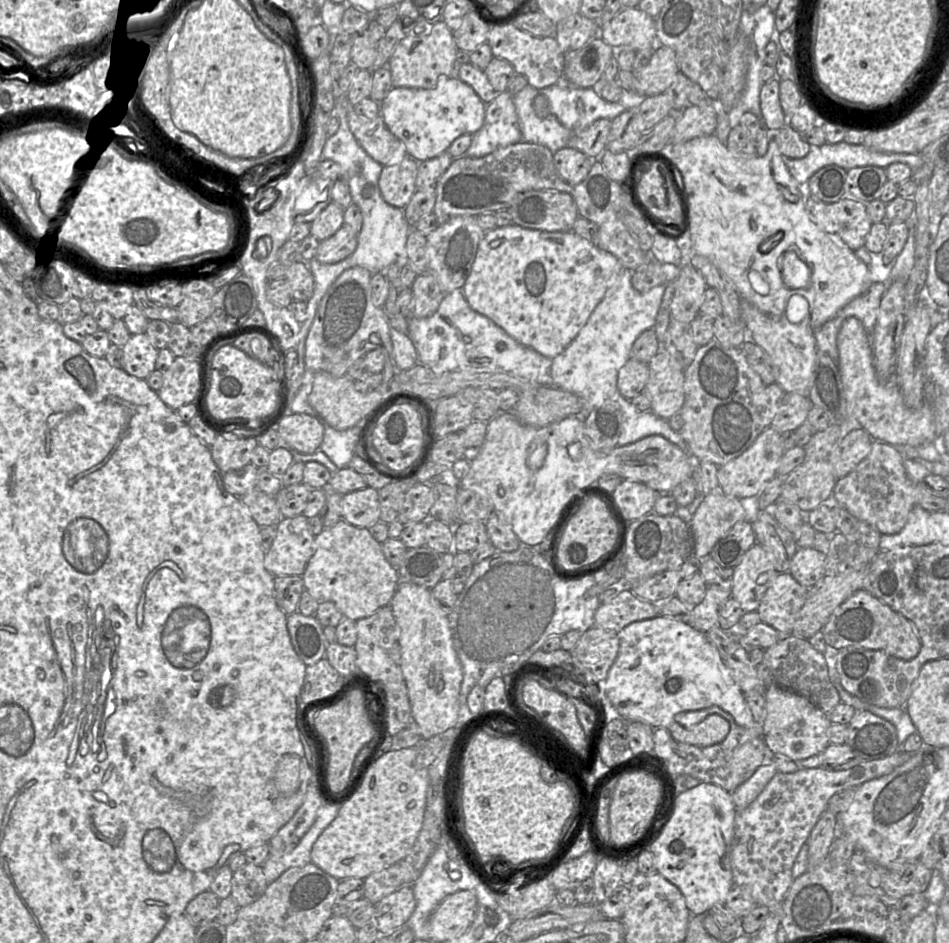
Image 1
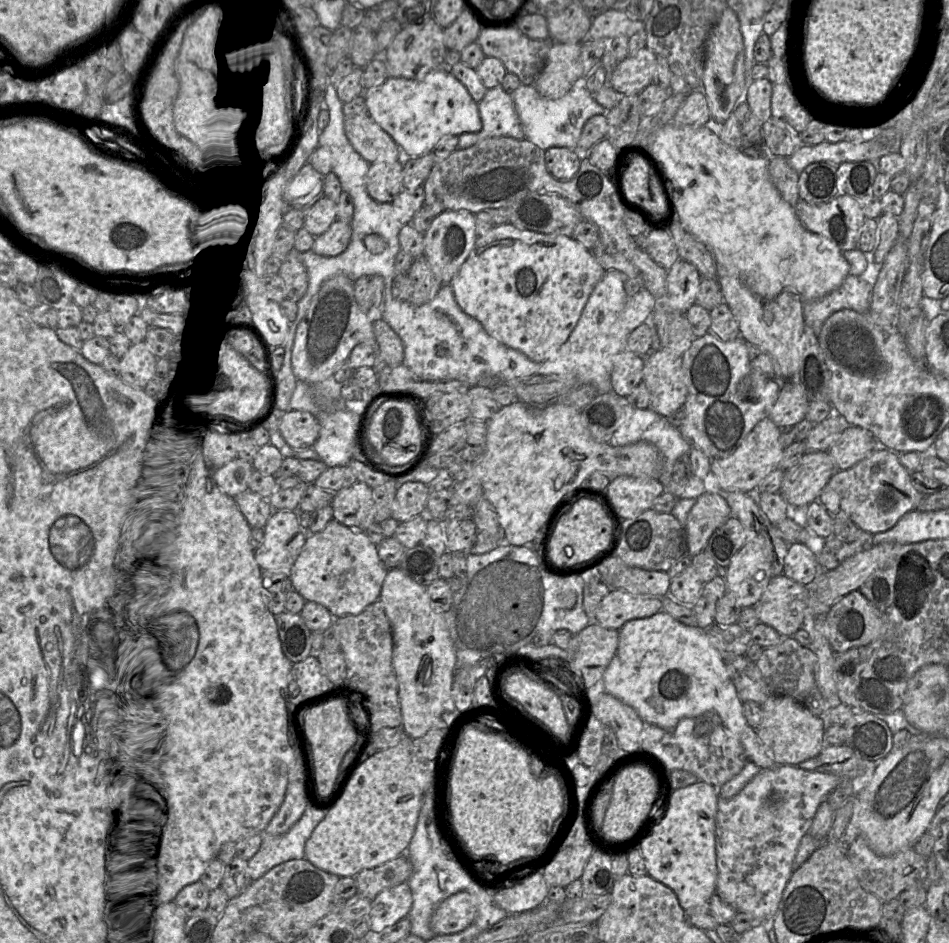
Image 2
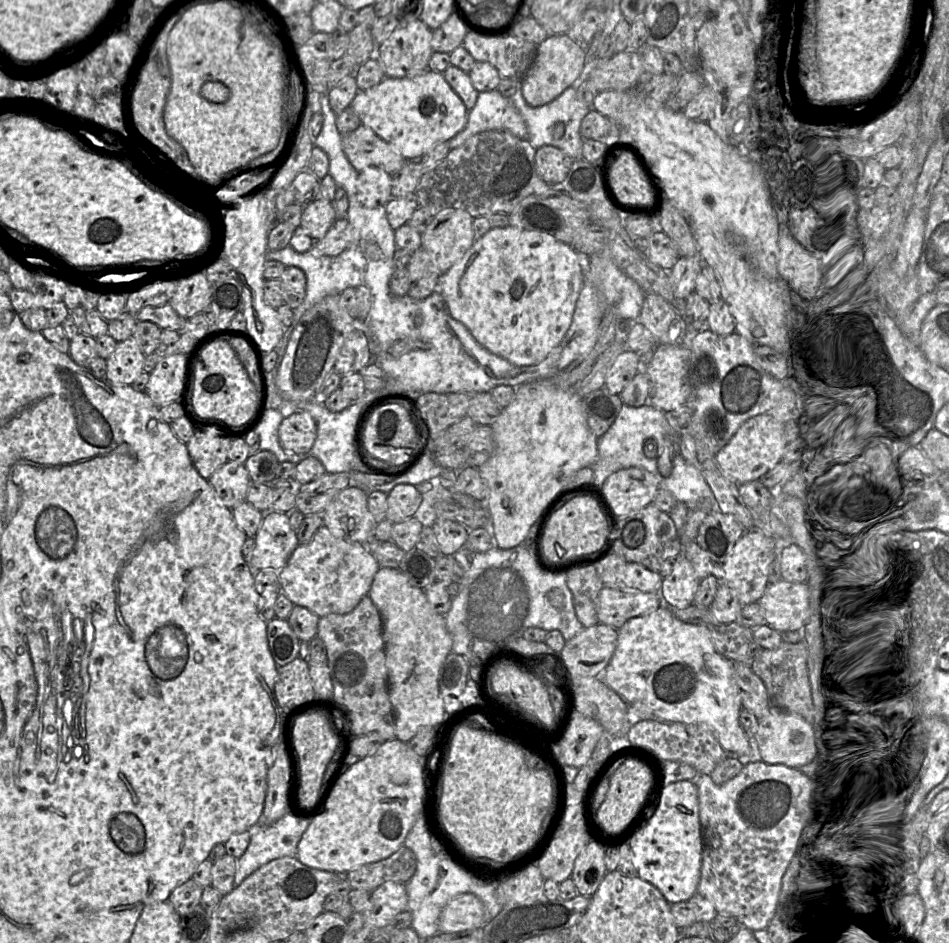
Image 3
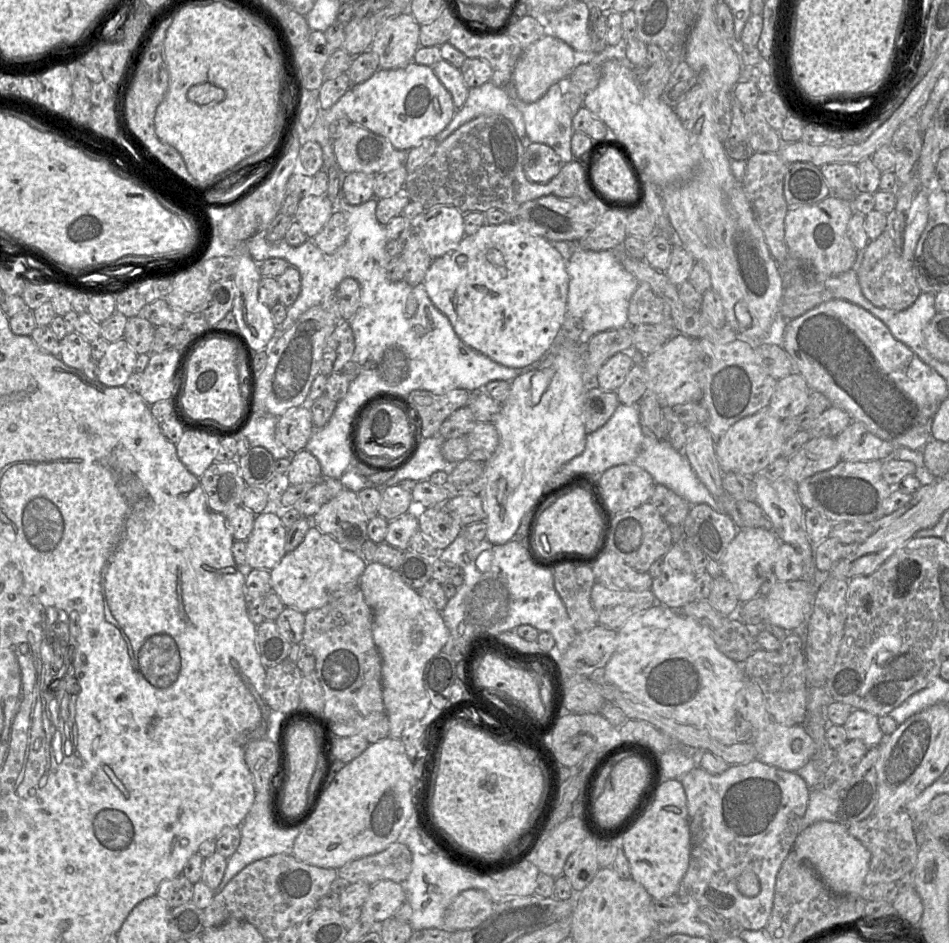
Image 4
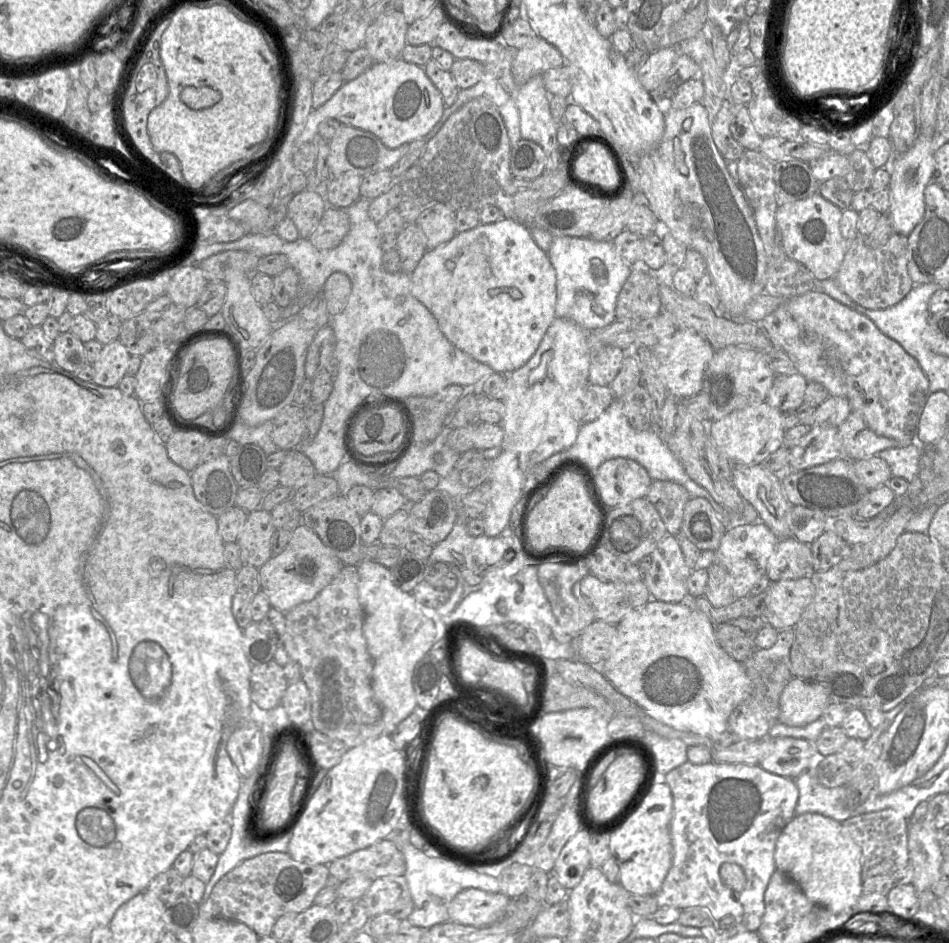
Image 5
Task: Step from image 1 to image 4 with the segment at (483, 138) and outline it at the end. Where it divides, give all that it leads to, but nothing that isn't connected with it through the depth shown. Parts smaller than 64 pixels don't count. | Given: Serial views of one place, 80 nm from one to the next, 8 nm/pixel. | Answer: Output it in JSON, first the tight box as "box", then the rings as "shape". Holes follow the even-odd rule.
{"box":[434,81,527,142],"shape":[[[491,81],[470,88],[463,106],[457,109],[451,122],[434,138],[441,142],[471,119],[490,114],[499,114],[508,119],[519,138],[527,140],[522,113],[512,103],[505,88],[495,86]]]}

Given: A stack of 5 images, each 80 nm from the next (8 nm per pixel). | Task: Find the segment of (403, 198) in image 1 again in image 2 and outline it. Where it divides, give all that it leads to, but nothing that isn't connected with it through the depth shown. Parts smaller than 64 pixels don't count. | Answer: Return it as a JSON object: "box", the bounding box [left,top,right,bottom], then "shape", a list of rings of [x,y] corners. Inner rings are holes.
{"box":[366,163,404,203],"shape":[[[404,163],[371,164],[366,175],[366,188],[378,203],[392,203],[403,191]]]}

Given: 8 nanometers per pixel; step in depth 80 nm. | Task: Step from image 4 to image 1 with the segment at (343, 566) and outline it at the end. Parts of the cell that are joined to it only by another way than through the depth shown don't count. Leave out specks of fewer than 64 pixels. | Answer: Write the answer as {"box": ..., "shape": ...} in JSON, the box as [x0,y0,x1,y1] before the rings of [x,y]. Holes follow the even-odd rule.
{"box":[302,519,398,621],"shape":[[[341,519],[315,536],[313,555],[302,575],[305,590],[319,603],[332,602],[344,618],[357,621],[388,606],[396,592],[398,570],[386,560],[382,543],[376,541],[368,528],[356,527]]]}

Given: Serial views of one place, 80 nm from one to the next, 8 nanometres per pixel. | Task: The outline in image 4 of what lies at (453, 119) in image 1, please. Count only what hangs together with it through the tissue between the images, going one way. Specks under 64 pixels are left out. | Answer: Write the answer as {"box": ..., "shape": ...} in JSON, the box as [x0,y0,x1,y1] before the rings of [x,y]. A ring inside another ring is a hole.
{"box":[324,62,456,152],"shape":[[[412,62],[403,68],[379,69],[368,80],[352,85],[332,107],[324,111],[324,121],[328,130],[328,125],[335,118],[347,117],[351,123],[385,137],[394,148],[408,152],[426,138],[434,138],[446,128],[456,111],[450,92],[438,79],[432,67]]]}

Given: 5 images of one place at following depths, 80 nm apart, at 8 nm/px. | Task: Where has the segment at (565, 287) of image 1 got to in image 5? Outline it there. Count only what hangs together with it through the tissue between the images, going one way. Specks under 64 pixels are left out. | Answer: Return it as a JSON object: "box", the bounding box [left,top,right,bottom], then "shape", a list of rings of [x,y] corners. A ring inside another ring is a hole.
{"box":[410,217,557,374],"shape":[[[504,217],[497,222],[480,224],[471,230],[456,233],[456,235],[447,243],[434,249],[428,249],[415,270],[410,274],[410,278],[412,295],[434,316],[445,337],[455,347],[465,352],[473,359],[491,367],[495,373],[510,374],[526,364],[536,352],[544,334],[556,317],[555,307],[557,291],[555,269],[551,264],[547,253],[535,242],[529,228],[514,219]]]}

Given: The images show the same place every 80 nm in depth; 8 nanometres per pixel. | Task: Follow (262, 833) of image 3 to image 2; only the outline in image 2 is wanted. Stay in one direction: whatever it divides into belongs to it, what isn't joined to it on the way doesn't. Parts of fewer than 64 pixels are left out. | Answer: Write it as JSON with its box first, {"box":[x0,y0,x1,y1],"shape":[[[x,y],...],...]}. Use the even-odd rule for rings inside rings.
{"box":[248,805,329,879],"shape":[[[307,805],[298,822],[285,834],[263,834],[258,852],[248,860],[251,879],[259,879],[273,867],[289,860],[305,859],[306,841],[329,810],[317,805]]]}

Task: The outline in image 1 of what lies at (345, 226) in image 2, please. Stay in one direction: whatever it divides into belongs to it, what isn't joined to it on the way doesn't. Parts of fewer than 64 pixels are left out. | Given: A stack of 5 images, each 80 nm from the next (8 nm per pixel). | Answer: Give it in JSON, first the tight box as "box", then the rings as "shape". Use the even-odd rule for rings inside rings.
{"box":[315,226,357,264],"shape":[[[342,226],[331,237],[321,240],[315,259],[321,263],[333,264],[350,256],[357,247],[357,234]]]}

